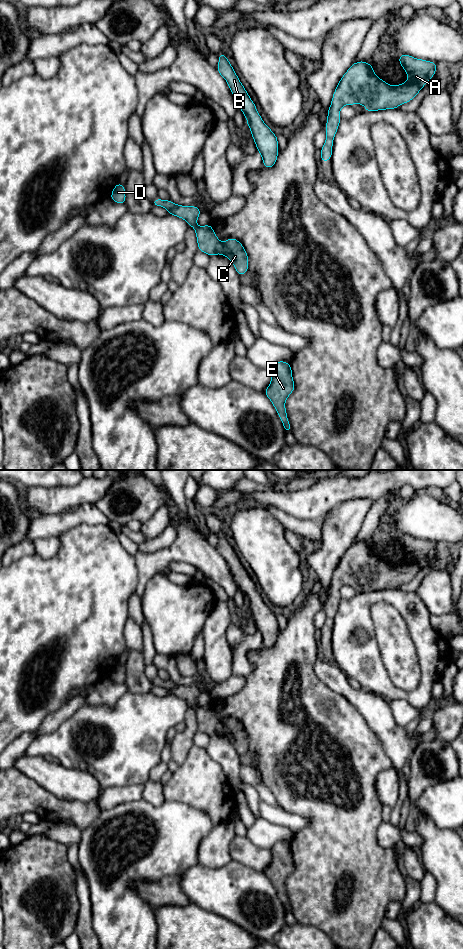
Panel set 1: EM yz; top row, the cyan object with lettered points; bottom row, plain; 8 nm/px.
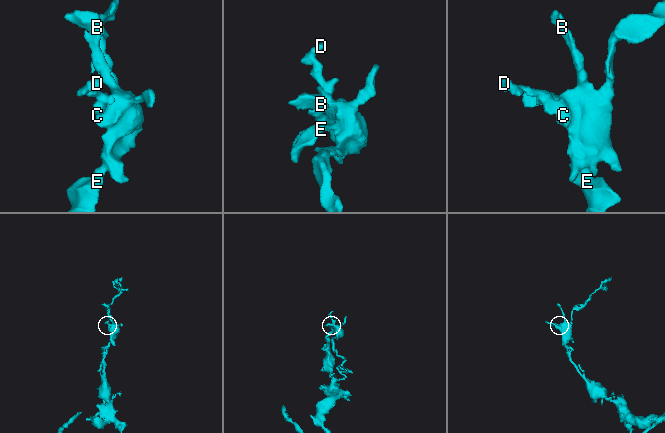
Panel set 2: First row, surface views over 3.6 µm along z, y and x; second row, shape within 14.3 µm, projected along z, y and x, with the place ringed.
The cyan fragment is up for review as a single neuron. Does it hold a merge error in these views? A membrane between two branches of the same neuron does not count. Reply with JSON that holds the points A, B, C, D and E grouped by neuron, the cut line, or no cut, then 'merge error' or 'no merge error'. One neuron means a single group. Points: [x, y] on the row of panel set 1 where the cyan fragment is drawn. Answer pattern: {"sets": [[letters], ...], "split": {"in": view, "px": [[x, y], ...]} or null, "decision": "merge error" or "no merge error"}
{"sets": [["A", "B", "C", "D", "E"]], "split": null, "decision": "no merge error"}

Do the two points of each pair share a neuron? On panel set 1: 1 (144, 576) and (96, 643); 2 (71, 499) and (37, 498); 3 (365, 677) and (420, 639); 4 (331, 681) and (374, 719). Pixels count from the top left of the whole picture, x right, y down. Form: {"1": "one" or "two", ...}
{"1": "two", "2": "one", "3": "one", "4": "one"}

